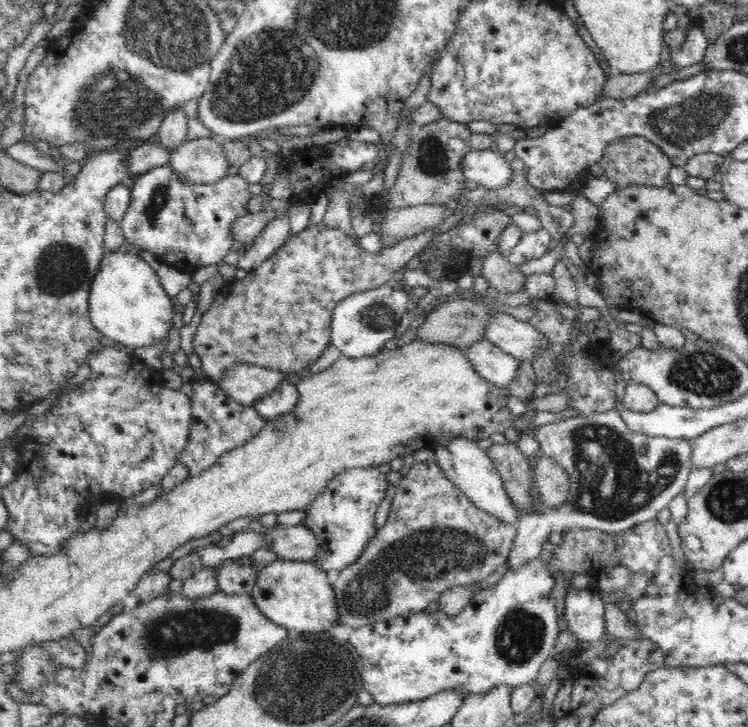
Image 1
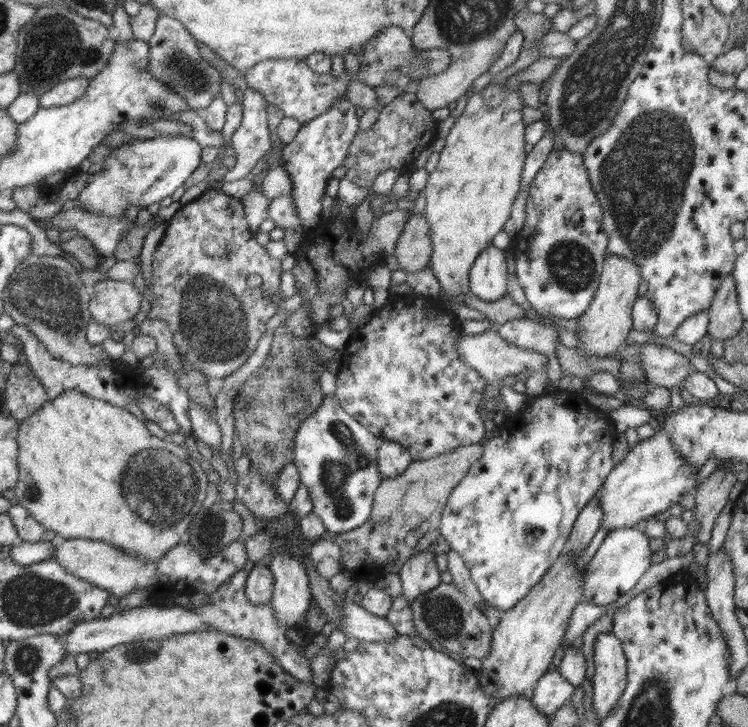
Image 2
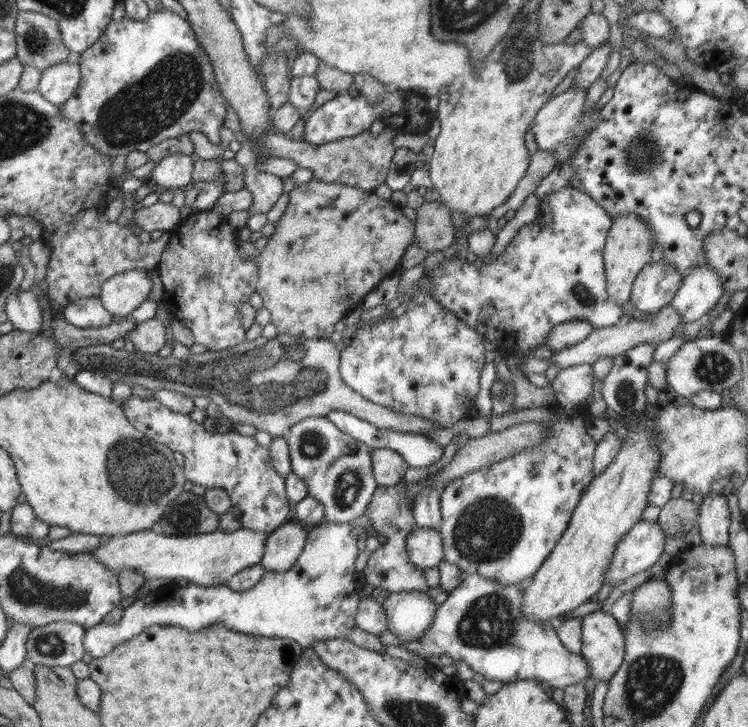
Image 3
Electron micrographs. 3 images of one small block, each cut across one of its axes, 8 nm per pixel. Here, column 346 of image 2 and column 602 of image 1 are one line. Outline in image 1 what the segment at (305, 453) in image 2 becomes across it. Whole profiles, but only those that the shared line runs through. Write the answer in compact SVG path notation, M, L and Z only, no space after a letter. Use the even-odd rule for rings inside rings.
M619 408L606 413L595 413L588 417L568 418L536 428L535 437L541 453L553 458L569 475L568 500L556 509L545 509L530 514L520 514L515 522L517 531L508 555L508 571L522 568L524 564L539 558L540 550L550 532L566 529L594 529L608 534L627 531L634 524L656 518L656 515L685 490L691 471L692 440L648 436L630 430L620 417Z

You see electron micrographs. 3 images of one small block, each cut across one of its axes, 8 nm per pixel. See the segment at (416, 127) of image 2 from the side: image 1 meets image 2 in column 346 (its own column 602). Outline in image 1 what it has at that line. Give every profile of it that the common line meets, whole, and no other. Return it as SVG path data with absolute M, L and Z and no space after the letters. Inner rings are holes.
M624 136L606 146L598 166L604 168L599 177L615 182L618 188L640 184L660 188L669 183L668 172L673 164L664 151L643 136Z

